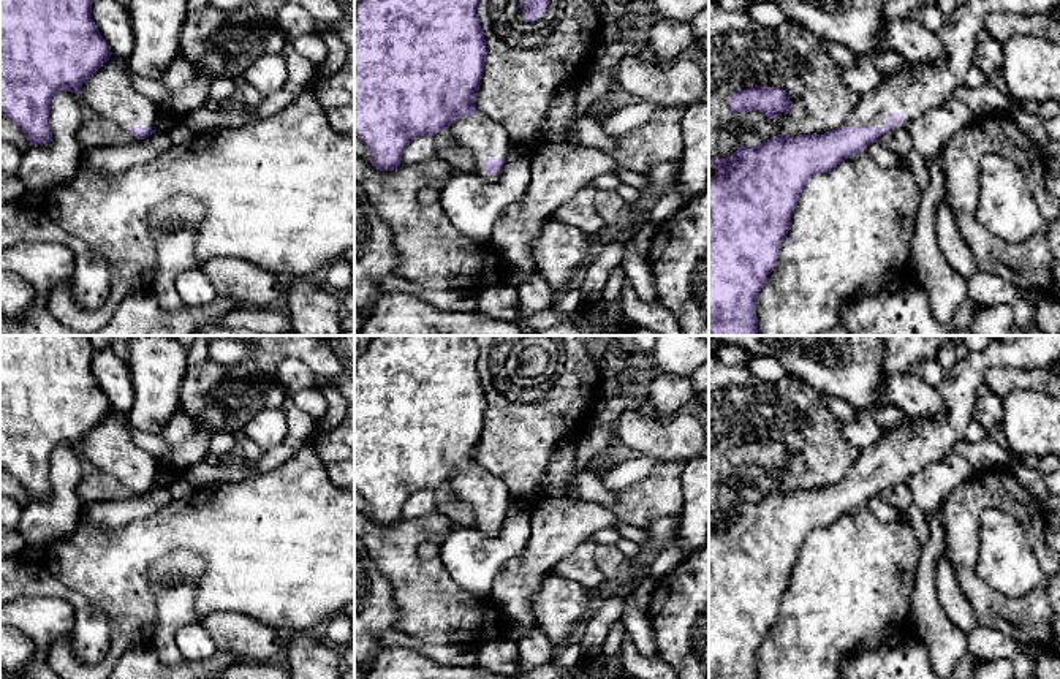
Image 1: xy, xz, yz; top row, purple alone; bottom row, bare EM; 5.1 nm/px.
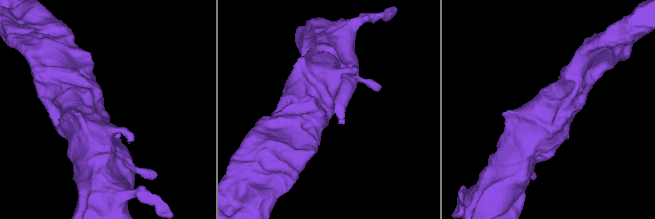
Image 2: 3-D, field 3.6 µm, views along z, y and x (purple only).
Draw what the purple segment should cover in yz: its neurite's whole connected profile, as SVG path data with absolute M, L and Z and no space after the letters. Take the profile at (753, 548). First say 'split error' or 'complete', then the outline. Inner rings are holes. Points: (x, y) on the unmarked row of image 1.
split error; M990 336L984 350L970 351L945 370L943 381L935 386L946 404L940 421L908 418L892 431L881 432L880 442L861 450L850 473L834 486L777 489L756 502L740 500L728 513L709 511L715 522L715 530L709 533L709 679L758 679L756 652L774 625L805 538L815 529L827 527L845 513L867 505L881 489L905 483L963 440L989 369L1043 369L1057 361L1060 336Z

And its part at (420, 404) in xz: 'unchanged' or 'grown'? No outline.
grown

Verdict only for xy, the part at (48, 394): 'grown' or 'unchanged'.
grown

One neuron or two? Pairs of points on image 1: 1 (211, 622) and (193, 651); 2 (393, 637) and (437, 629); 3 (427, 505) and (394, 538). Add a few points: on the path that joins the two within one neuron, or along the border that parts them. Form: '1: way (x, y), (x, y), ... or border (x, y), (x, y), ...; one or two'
1: border (198, 621), (217, 649); two
2: border (394, 629), (442, 646); two
3: border (434, 510), (413, 519), (401, 519); two

